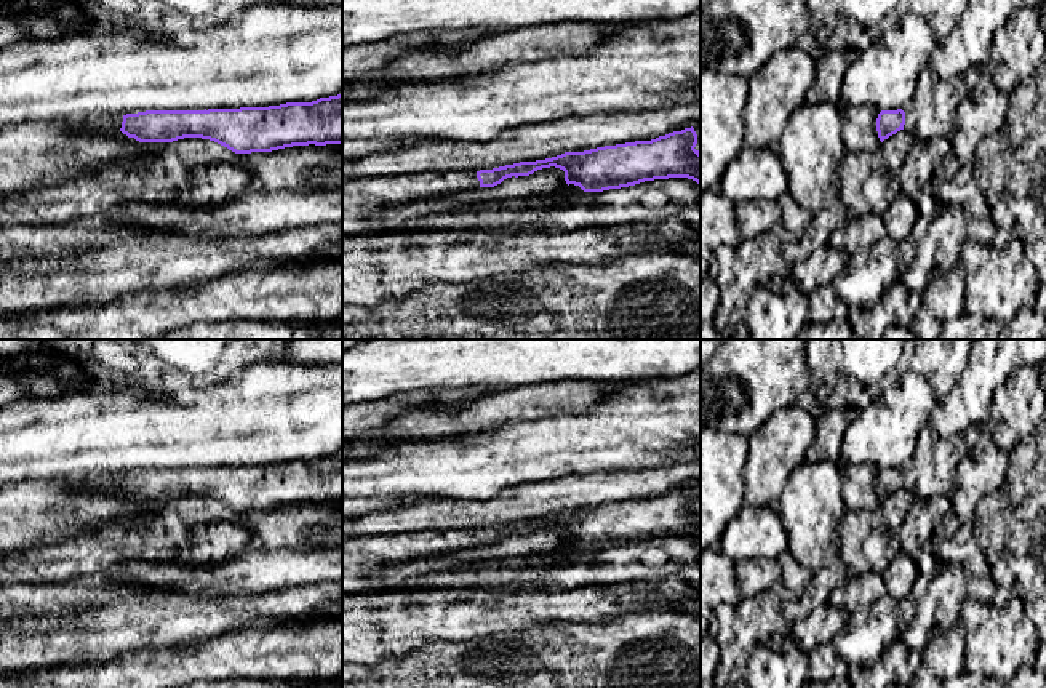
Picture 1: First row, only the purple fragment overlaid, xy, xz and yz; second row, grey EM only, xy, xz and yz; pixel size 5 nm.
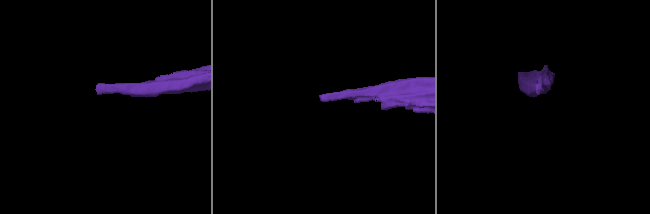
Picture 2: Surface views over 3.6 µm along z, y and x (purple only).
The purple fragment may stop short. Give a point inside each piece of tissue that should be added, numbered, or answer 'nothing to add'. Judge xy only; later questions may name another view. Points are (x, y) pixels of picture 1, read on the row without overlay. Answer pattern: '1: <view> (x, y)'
nothing to add

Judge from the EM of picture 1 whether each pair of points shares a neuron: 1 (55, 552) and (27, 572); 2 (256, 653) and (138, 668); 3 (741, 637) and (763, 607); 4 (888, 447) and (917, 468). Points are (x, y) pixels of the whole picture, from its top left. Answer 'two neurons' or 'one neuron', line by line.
1: one neuron
2: one neuron
3: one neuron
4: two neurons

